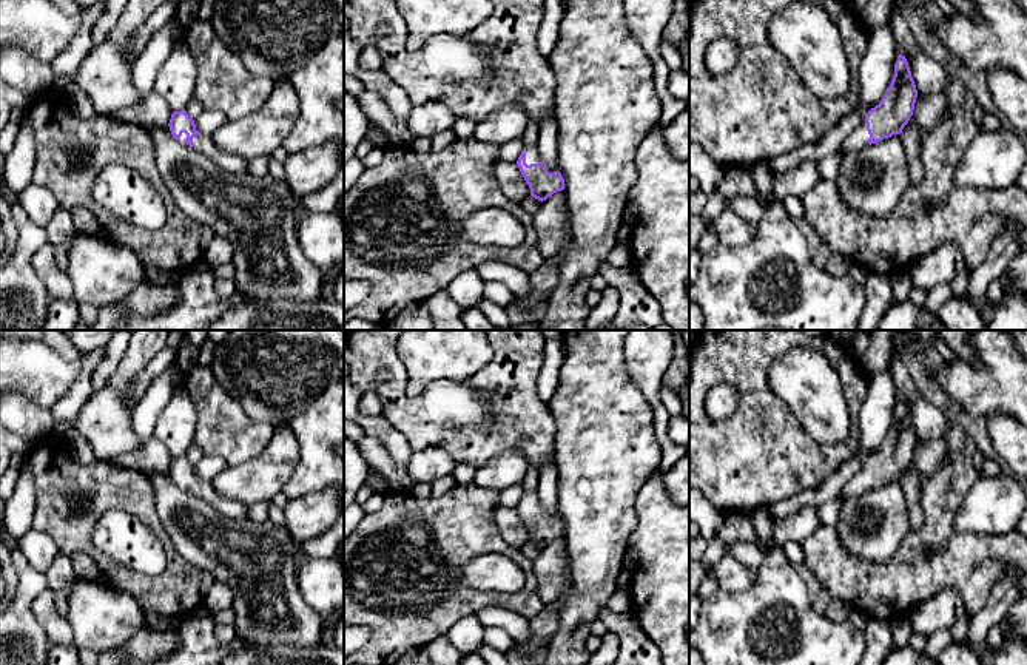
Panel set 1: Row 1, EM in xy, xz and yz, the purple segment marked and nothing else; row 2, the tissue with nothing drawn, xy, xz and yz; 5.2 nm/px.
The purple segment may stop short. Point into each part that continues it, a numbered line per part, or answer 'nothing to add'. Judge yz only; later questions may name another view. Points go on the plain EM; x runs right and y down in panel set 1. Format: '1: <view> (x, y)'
1: yz (858, 485)

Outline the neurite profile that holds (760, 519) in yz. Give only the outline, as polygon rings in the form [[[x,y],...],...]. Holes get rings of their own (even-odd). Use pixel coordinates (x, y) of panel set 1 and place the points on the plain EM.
[[[762,506],[749,512],[751,523],[756,531],[756,540],[766,548],[773,538],[773,528],[776,520],[769,515],[769,508]]]

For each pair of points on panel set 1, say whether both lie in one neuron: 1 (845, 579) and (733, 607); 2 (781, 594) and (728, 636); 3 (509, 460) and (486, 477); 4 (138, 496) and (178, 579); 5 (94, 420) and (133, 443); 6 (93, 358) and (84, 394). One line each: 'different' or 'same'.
1: different
2: same
3: same
4: same
5: same
6: same

